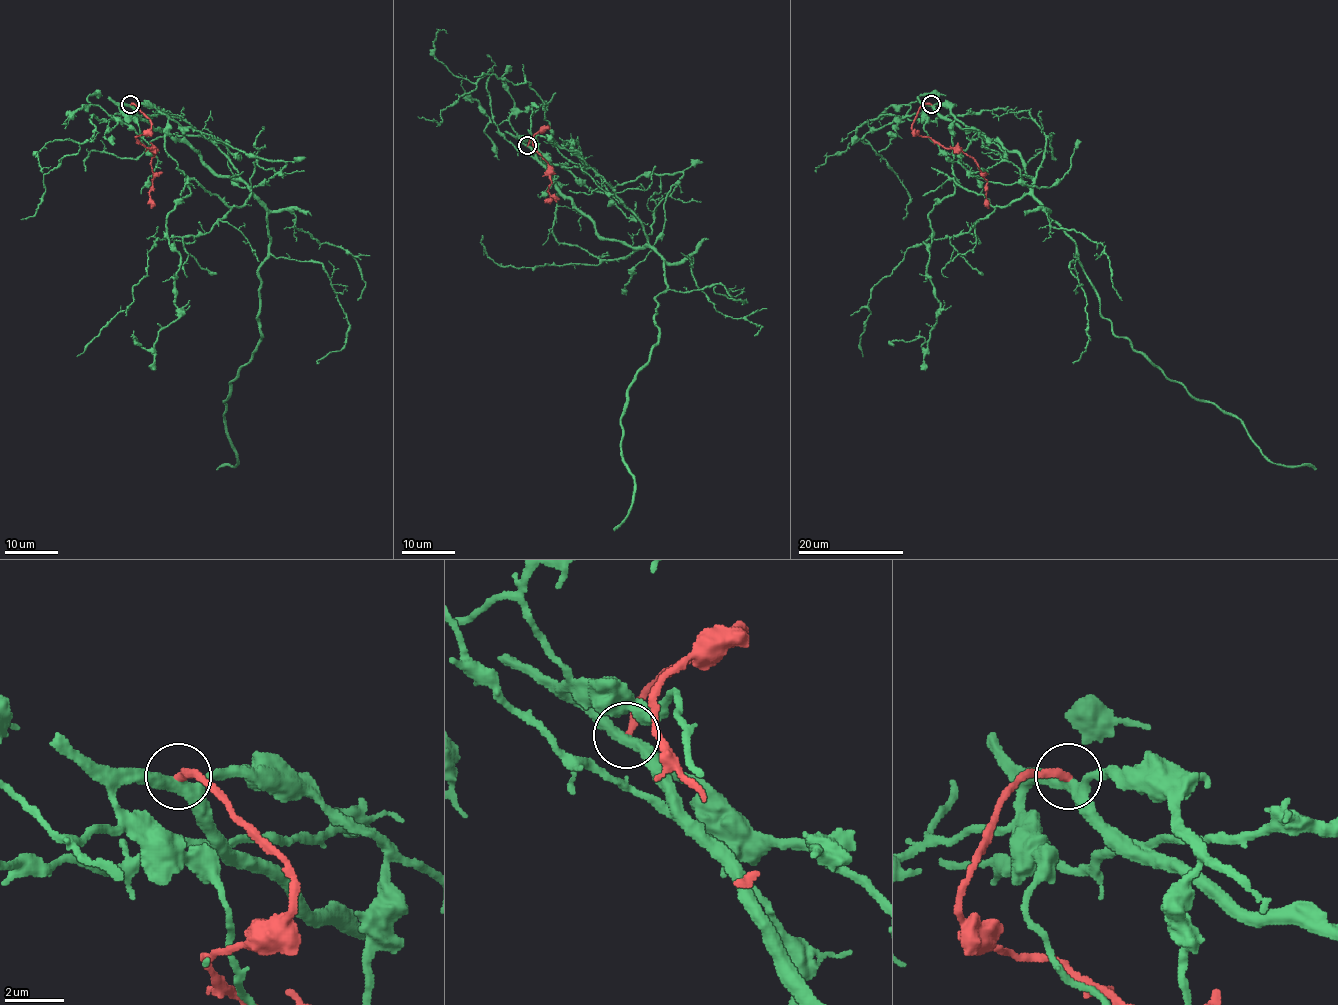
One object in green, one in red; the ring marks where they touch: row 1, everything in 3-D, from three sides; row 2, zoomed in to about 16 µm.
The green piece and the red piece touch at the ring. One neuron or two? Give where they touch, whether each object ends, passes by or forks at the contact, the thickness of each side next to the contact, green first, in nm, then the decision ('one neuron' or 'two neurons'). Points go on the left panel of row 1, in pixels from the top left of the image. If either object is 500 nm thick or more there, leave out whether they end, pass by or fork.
at (130, 104); green forks there; red ends there; 340 nm thick on the green side, 280 nm on the other; two neurons

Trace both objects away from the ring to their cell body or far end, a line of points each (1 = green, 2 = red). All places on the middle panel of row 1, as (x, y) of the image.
1: (528, 145), (597, 232), (663, 260), (659, 338), (622, 412), (630, 513), (613, 529)
2: (528, 145), (532, 135), (548, 126), (533, 137), (533, 145), (548, 163), (549, 202)

